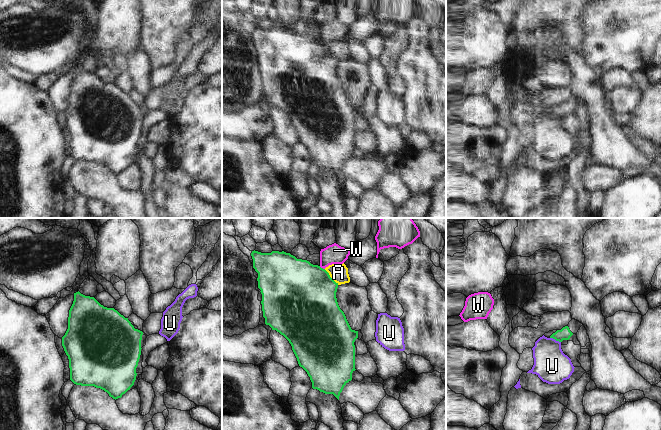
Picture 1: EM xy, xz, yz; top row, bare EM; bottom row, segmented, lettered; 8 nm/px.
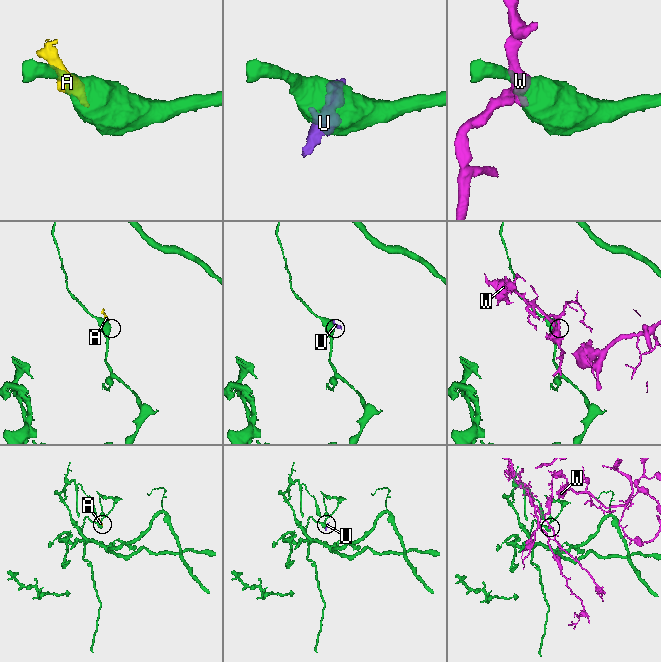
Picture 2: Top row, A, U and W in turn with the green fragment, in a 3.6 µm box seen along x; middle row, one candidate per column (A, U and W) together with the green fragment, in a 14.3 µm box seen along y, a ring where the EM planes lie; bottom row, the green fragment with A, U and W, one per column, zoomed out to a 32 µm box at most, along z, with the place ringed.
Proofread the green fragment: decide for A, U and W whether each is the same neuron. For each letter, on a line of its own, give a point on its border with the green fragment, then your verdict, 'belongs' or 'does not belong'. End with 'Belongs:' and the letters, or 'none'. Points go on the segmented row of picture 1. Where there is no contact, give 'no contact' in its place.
A: xz (330, 277) | does not belong
U: yz (555, 339) | does not belong
W: xz (322, 268) | does not belong
Belongs: none

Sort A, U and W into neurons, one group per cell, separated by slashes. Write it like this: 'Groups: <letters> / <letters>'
Groups: A U / W.

